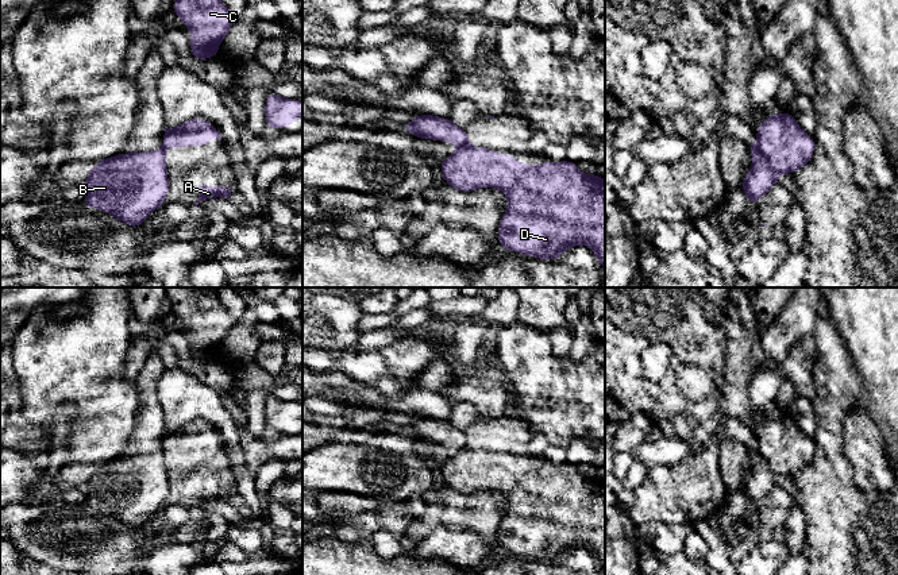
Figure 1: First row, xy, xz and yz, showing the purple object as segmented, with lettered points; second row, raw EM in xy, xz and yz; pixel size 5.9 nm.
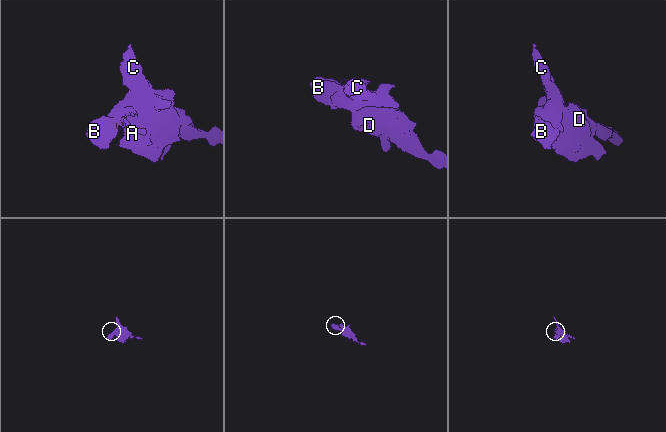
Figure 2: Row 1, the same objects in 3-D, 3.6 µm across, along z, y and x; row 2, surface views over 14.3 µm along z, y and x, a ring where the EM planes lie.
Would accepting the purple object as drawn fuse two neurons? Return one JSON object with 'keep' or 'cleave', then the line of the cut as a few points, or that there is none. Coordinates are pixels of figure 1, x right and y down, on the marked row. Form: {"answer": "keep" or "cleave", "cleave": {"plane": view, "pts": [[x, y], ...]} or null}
{"answer": "cleave", "cleave": {"plane": "xz", "pts": [[466, 132], [466, 141], [458, 147]]}}

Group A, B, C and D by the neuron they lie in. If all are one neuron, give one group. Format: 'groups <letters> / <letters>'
groups A C D / B

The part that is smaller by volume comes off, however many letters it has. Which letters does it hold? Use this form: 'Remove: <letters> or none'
Remove: B

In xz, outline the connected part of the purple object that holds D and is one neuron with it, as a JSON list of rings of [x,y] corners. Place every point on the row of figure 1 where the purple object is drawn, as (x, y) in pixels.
[[[466,132],[466,143],[458,147],[456,153],[447,157],[440,165],[446,184],[460,192],[471,192],[481,188],[496,188],[504,192],[508,198],[508,211],[502,215],[497,238],[501,243],[502,250],[509,250],[514,252],[521,252],[528,256],[536,256],[540,259],[556,261],[569,248],[578,244],[587,246],[598,258],[601,267],[605,269],[605,180],[600,178],[597,174],[583,174],[578,170],[575,162],[562,161],[562,162],[543,162],[540,166],[529,166],[528,163],[514,161],[509,154],[494,154],[493,150],[485,147],[474,147],[469,143],[469,135]]]

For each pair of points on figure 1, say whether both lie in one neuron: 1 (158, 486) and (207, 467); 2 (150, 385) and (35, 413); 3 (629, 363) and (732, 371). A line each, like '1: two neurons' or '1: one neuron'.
1: two neurons
2: two neurons
3: two neurons

